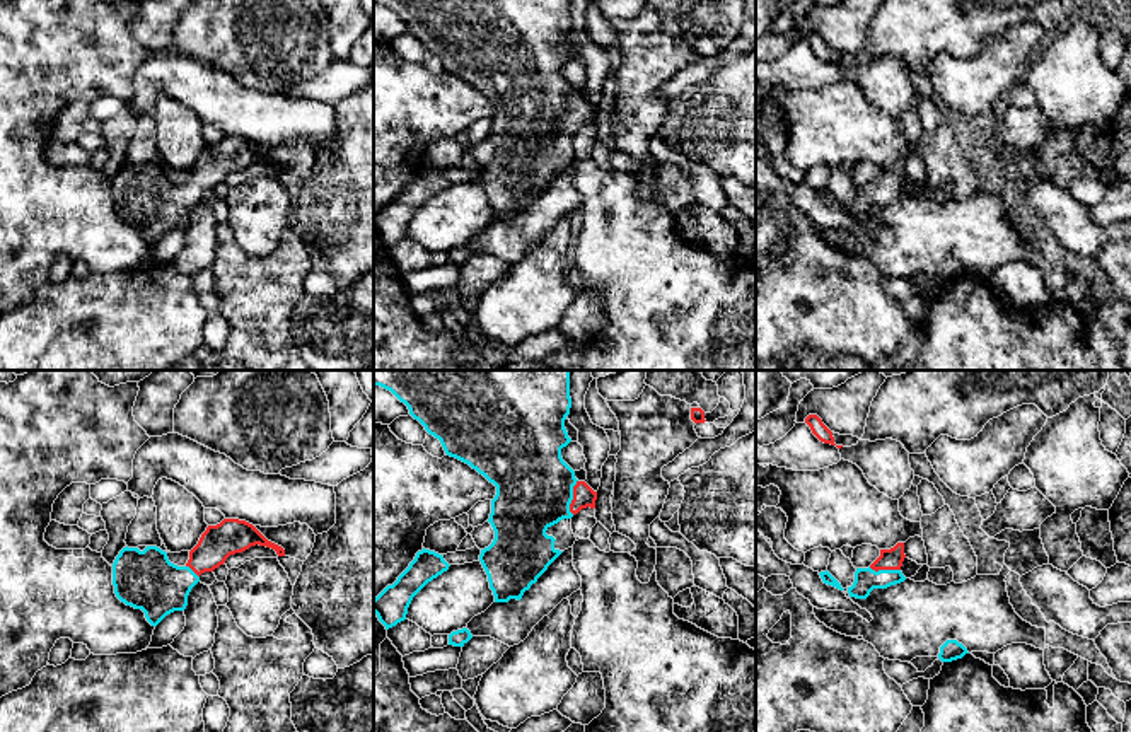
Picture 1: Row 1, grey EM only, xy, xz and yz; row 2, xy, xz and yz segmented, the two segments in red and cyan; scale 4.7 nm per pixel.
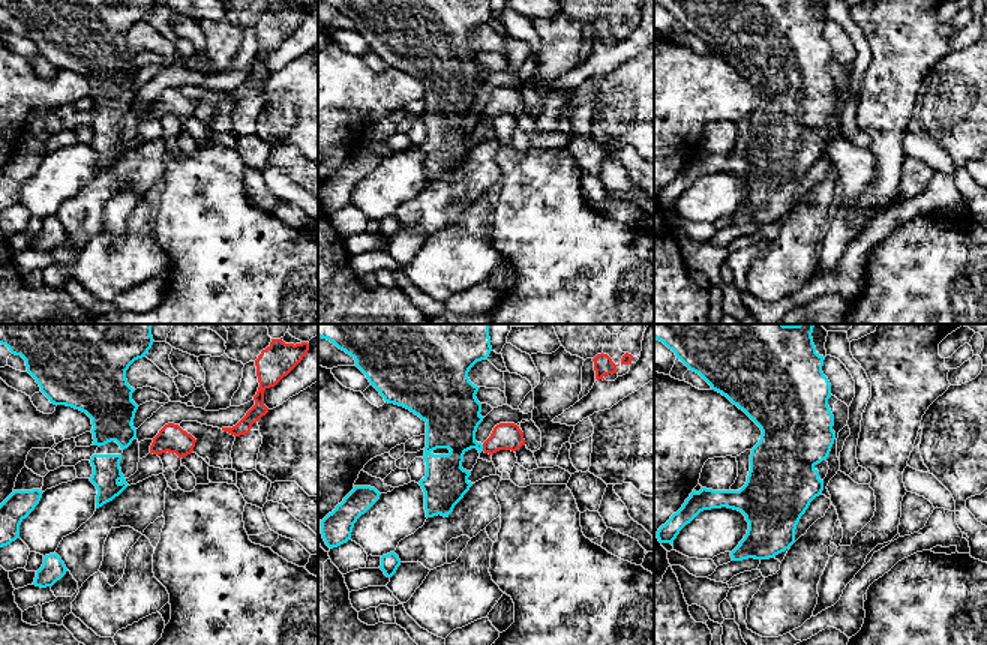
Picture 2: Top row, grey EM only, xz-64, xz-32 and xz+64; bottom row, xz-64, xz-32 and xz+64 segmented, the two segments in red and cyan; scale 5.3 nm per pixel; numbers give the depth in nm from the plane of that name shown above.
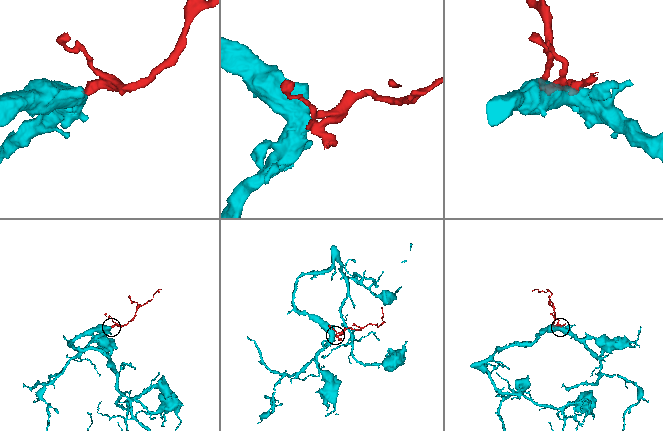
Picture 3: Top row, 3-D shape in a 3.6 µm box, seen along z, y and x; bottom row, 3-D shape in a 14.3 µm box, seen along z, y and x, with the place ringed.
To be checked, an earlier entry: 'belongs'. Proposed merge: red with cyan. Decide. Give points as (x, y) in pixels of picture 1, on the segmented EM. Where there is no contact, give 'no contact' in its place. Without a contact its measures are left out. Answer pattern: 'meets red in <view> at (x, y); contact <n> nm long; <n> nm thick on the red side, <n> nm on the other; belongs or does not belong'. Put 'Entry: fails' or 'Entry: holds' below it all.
meets red in xz at (574, 497); contact 170 nm long; 100 nm thick on the red side, 360 nm on the other; belongs
Entry: holds

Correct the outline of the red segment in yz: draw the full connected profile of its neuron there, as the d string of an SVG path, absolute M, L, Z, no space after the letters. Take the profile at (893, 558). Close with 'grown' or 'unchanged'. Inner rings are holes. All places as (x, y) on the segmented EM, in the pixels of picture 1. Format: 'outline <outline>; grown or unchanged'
outline M904 543L880 549L880 556L868 568L856 568L855 582L848 587L850 597L867 599L873 589L887 589L904 582L906 577L901 572L904 558Z; grown

